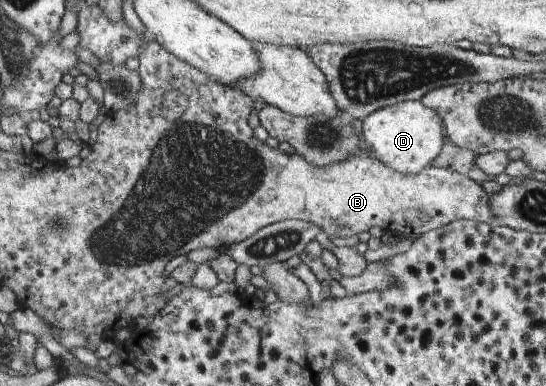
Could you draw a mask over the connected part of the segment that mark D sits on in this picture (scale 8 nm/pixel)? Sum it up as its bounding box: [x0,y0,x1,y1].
[361,100,447,175]

